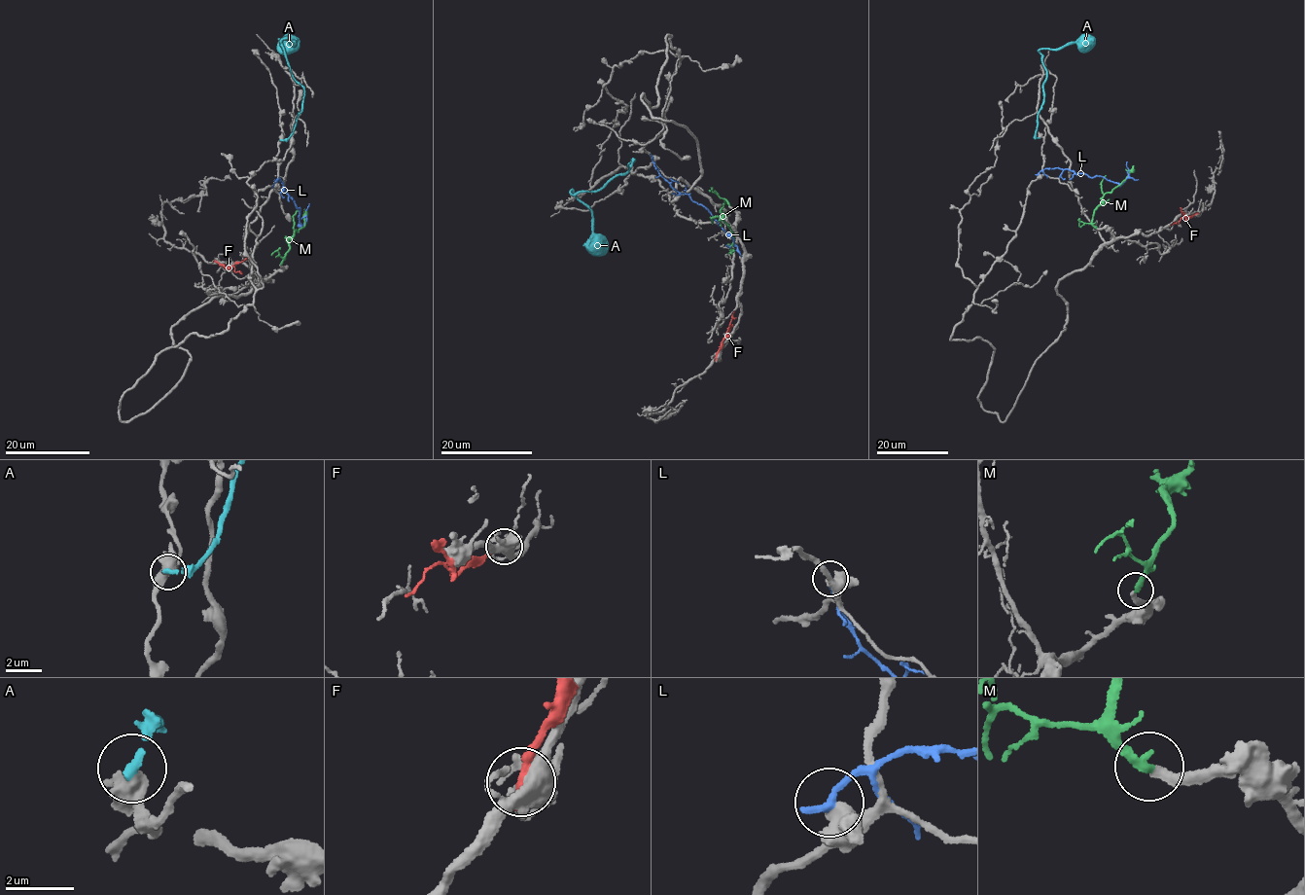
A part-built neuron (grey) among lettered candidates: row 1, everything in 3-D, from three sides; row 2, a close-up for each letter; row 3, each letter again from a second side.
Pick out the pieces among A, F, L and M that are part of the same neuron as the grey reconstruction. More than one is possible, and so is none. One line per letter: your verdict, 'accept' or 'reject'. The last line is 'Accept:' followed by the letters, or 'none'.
A: reject
F: reject
L: reject
M: accept
Accept: M

